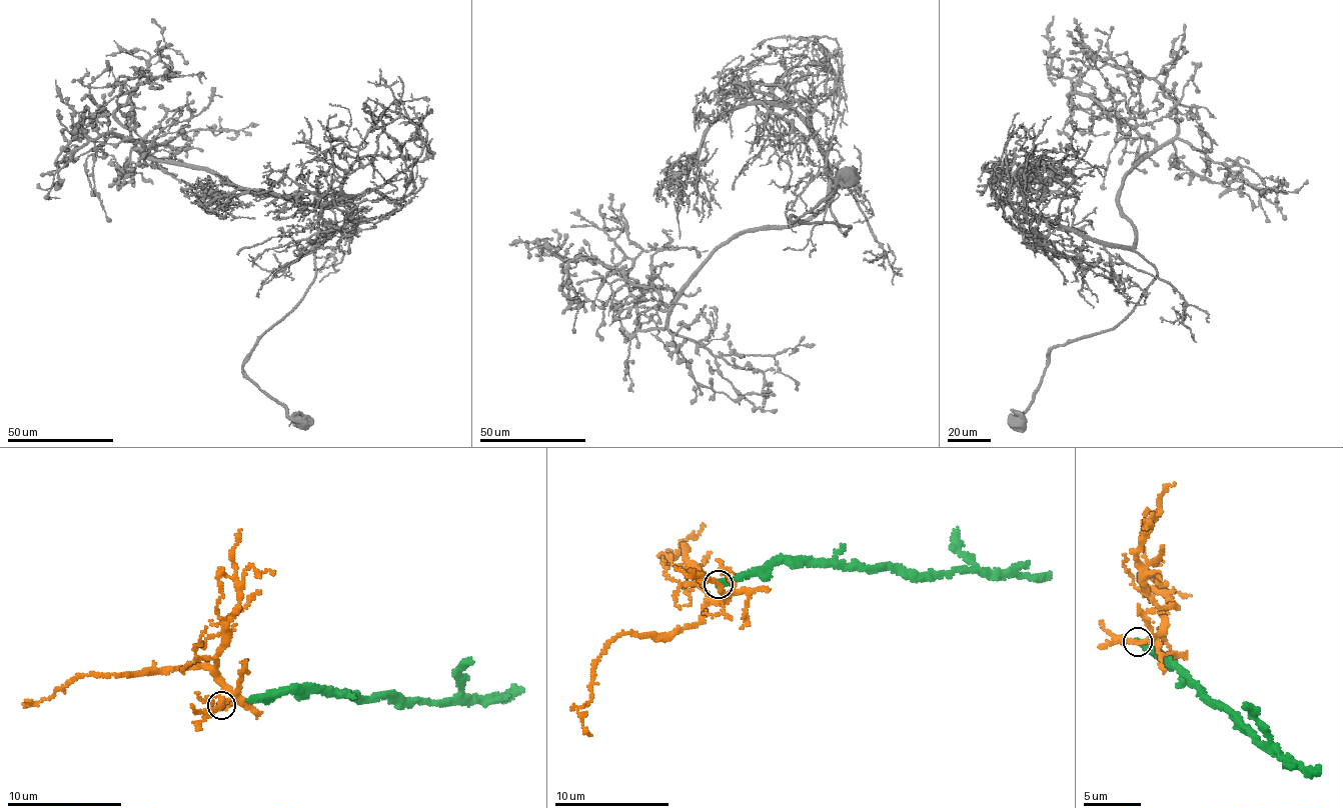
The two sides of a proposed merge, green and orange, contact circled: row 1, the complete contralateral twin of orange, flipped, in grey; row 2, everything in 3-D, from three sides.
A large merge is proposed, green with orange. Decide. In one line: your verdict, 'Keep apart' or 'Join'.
Keep apart

